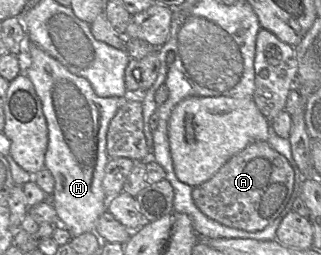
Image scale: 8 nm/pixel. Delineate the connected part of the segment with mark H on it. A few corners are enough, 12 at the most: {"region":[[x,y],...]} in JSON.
{"region":[[27,41],[42,102],[57,220],[94,232],[109,199],[107,131],[121,98],[97,96]]}

